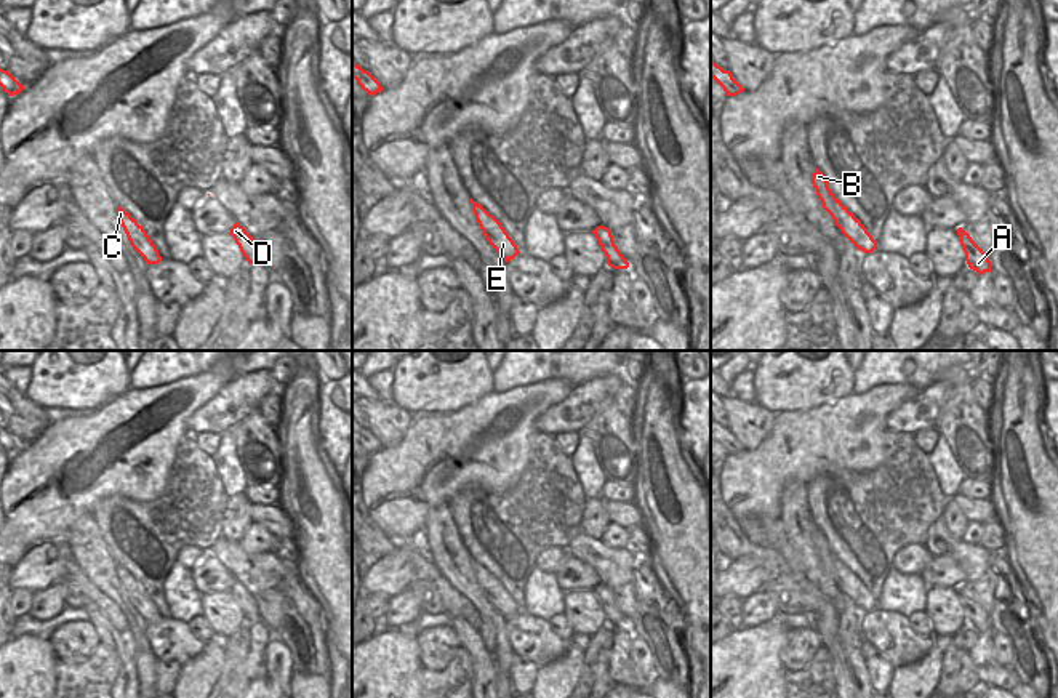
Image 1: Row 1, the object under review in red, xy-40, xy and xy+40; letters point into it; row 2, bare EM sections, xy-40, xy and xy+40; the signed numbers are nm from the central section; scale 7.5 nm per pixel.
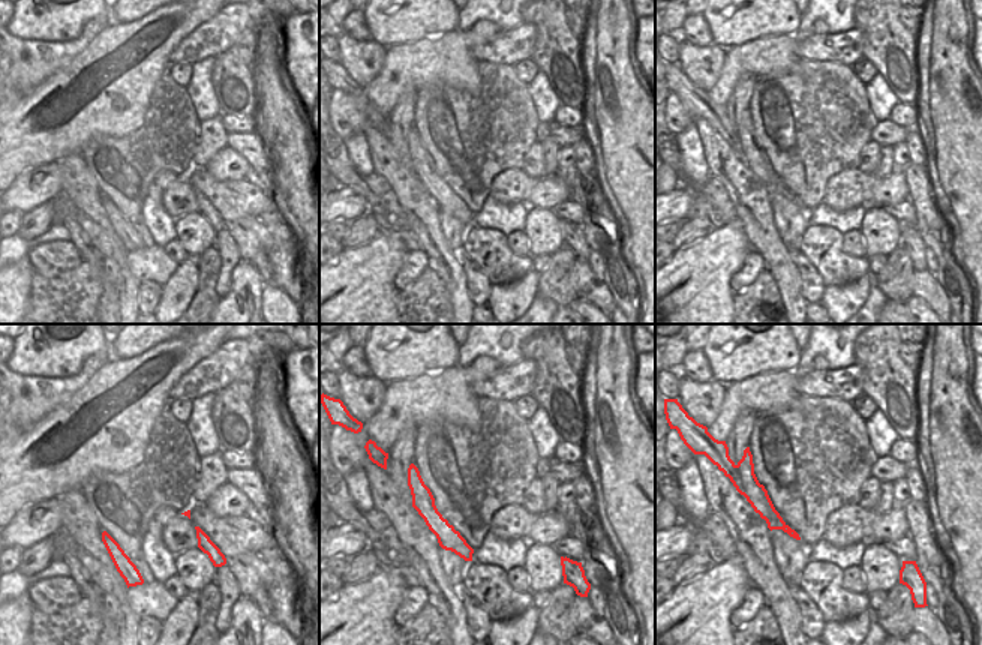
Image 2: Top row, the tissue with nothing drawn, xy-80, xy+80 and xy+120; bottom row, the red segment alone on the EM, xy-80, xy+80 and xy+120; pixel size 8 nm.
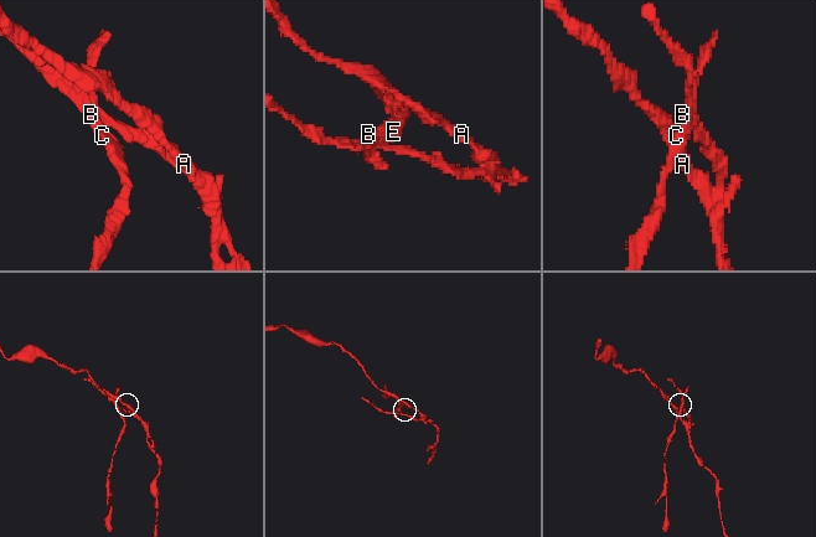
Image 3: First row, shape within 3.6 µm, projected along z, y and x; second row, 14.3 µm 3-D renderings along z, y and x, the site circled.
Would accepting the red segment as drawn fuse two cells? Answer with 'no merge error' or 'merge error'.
merge error

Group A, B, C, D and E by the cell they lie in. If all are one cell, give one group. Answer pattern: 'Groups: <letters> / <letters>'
Groups: A B C E / D.

